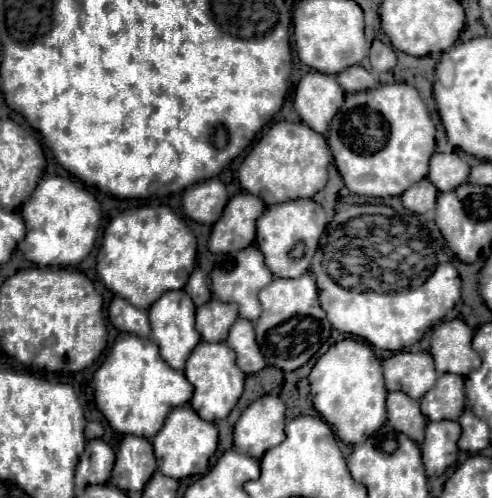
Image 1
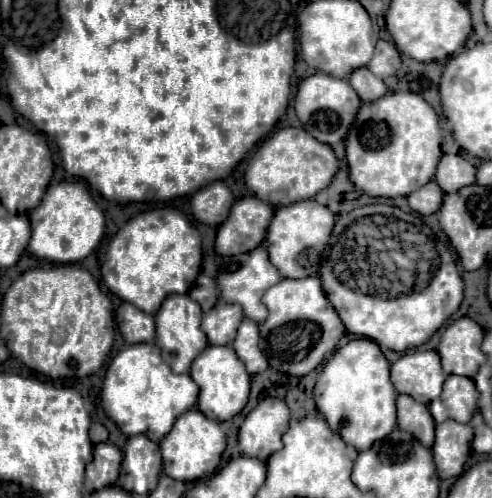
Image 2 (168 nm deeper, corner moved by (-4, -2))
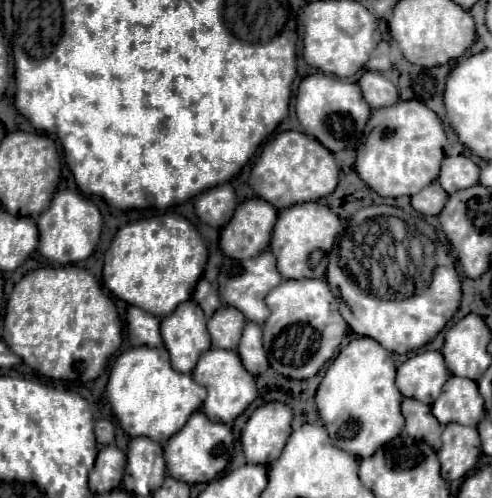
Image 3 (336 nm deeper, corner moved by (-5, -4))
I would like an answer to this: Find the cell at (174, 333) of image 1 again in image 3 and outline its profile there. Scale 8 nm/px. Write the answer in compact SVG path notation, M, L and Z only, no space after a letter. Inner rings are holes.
M193 299L161 319L161 337L169 351L171 367L179 373L191 373L199 355L211 347L205 325L207 317Z

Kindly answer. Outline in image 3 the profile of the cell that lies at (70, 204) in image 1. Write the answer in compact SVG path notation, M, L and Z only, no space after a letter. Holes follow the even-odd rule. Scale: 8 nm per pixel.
M63 189L53 195L49 209L45 209L37 217L37 227L39 227L39 253L53 263L67 265L79 263L95 251L95 245L101 237L103 219L97 205L89 197L85 197L79 191Z

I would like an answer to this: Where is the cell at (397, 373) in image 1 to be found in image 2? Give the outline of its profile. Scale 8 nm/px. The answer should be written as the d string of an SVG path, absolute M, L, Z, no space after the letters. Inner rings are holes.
M436 351L406 353L392 365L392 383L396 391L410 395L424 405L440 395L444 379L446 375Z

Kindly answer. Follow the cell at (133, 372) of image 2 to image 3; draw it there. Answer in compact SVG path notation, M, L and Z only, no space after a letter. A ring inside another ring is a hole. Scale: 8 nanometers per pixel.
M131 347L113 361L107 383L107 401L127 435L165 443L181 425L185 425L189 415L201 407L205 389L201 389L191 375L179 373L169 365L165 347Z

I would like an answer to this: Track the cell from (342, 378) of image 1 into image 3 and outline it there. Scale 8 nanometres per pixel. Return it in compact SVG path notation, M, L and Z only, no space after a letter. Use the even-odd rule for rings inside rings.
M369 337L353 339L327 367L327 373L317 389L315 405L333 443L357 457L371 457L385 441L397 437L403 429L399 411L403 397L395 387L395 365L391 353ZM347 425L347 437L343 429Z

